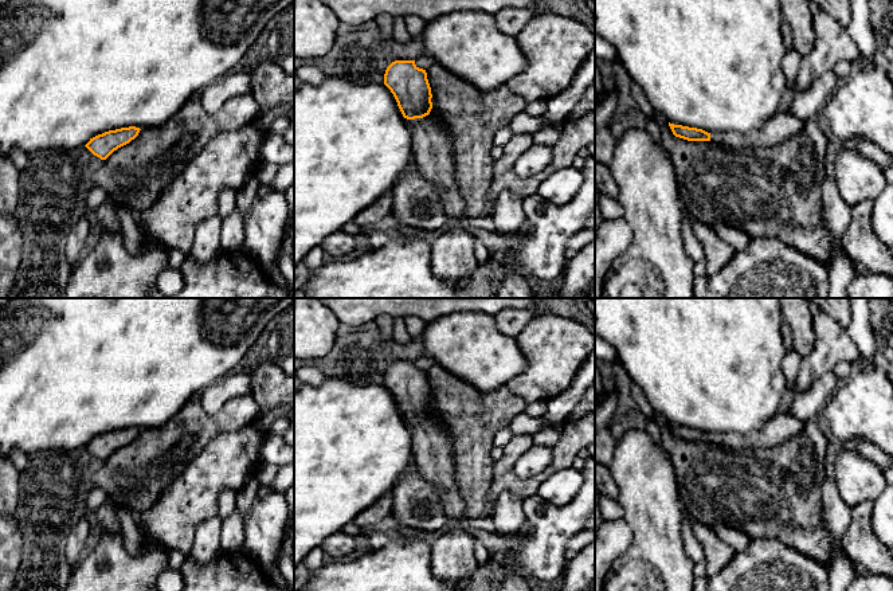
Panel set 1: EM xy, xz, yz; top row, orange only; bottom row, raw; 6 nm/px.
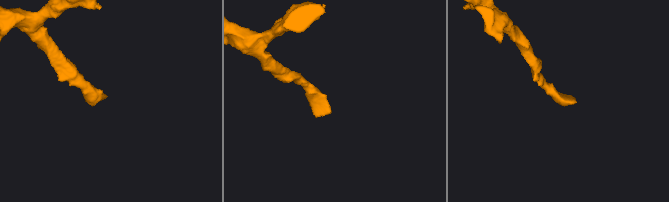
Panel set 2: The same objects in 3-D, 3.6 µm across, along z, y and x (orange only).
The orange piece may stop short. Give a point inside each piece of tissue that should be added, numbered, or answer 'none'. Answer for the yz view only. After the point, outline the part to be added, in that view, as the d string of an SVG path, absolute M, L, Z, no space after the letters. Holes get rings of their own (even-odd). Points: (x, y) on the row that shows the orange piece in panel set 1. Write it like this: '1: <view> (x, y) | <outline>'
1: yz (780, 126) | M776 110L775 114L757 129L752 129L747 133L710 133L710 141L736 149L752 146L771 148L799 134L803 126L803 120L790 113Z

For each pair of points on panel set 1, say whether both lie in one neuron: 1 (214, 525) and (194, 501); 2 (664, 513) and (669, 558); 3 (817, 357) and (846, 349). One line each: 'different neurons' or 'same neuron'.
1: different neurons
2: same neuron
3: same neuron

